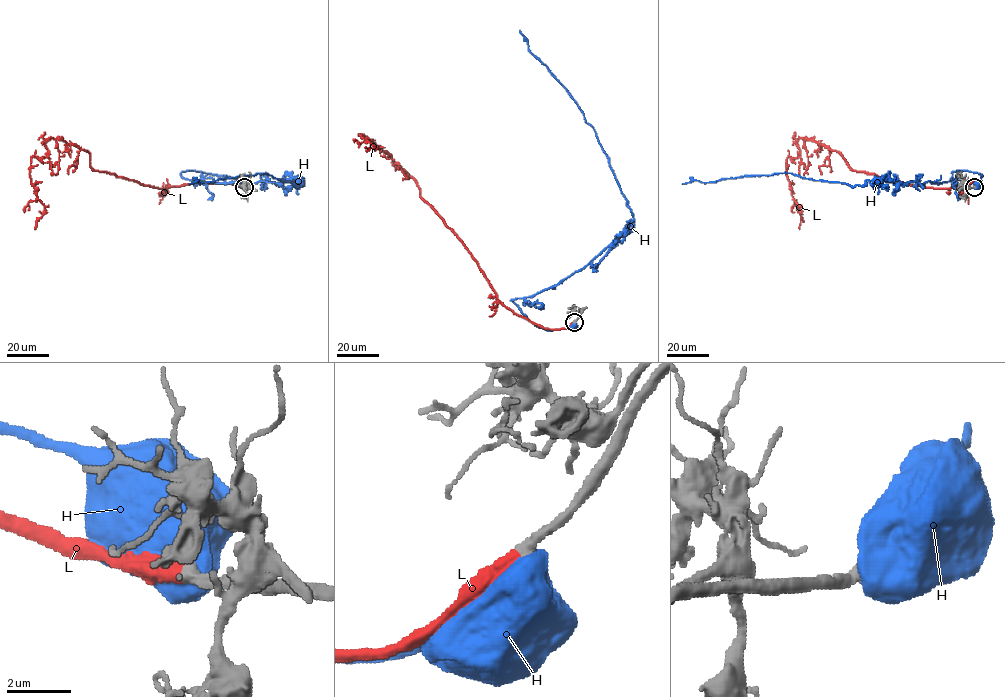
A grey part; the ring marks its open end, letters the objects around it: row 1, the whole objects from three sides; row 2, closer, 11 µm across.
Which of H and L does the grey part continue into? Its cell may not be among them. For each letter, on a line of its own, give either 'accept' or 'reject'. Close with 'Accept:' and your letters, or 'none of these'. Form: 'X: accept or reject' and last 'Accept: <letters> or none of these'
H: reject
L: accept
Accept: L

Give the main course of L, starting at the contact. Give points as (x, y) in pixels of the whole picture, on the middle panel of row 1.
L: (574, 321), (542, 328), (514, 314), (420, 196), (416, 182), (359, 134), (374, 146), (365, 147)

